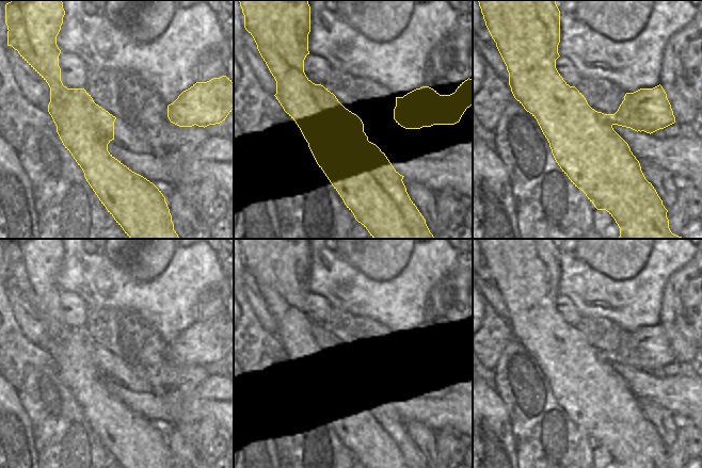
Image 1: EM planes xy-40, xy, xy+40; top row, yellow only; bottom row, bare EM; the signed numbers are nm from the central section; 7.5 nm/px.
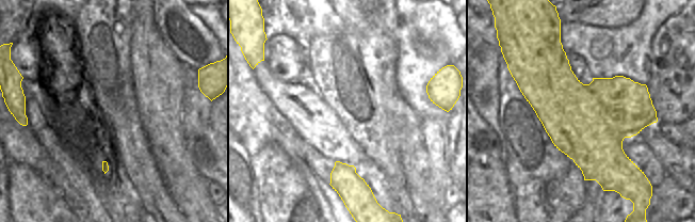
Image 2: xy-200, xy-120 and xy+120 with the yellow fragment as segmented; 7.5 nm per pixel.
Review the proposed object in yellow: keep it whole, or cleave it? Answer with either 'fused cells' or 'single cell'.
fused cells

